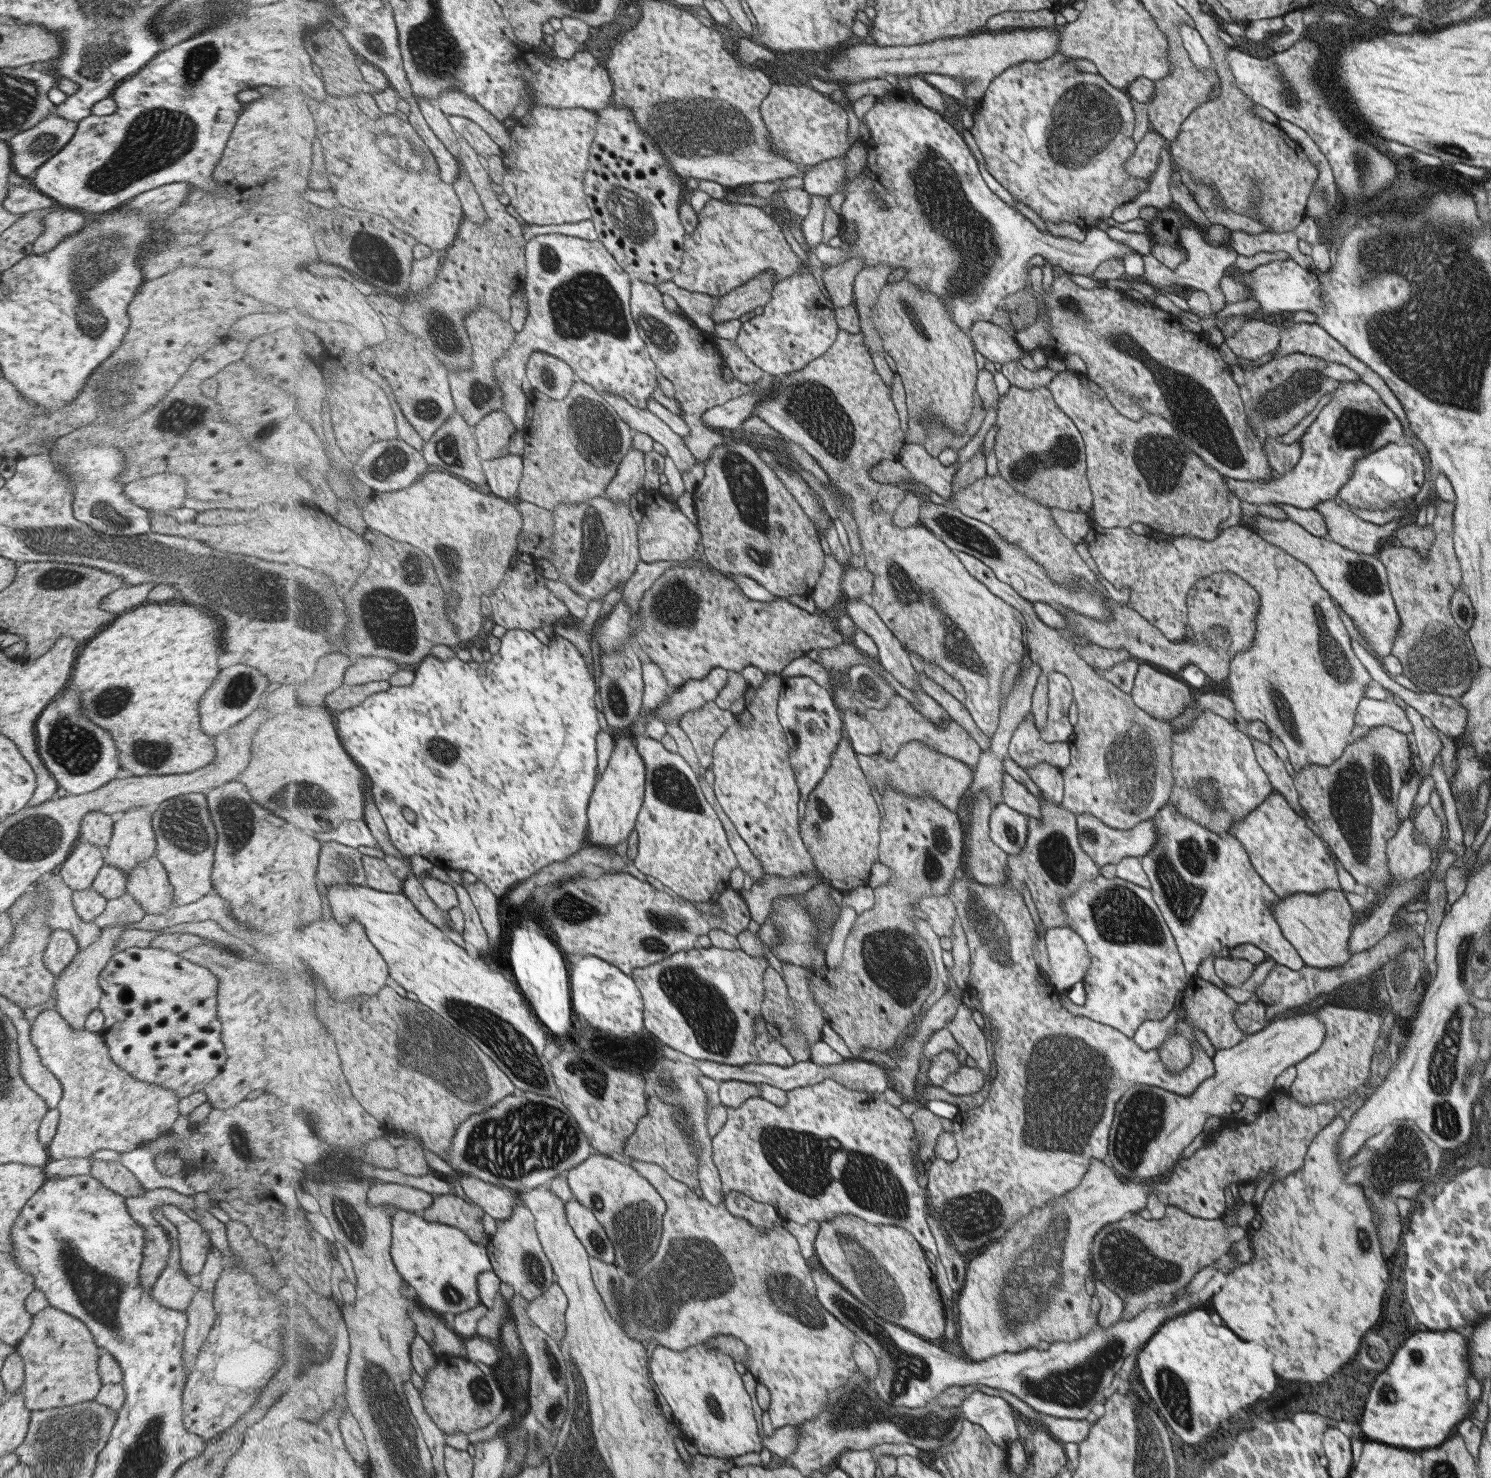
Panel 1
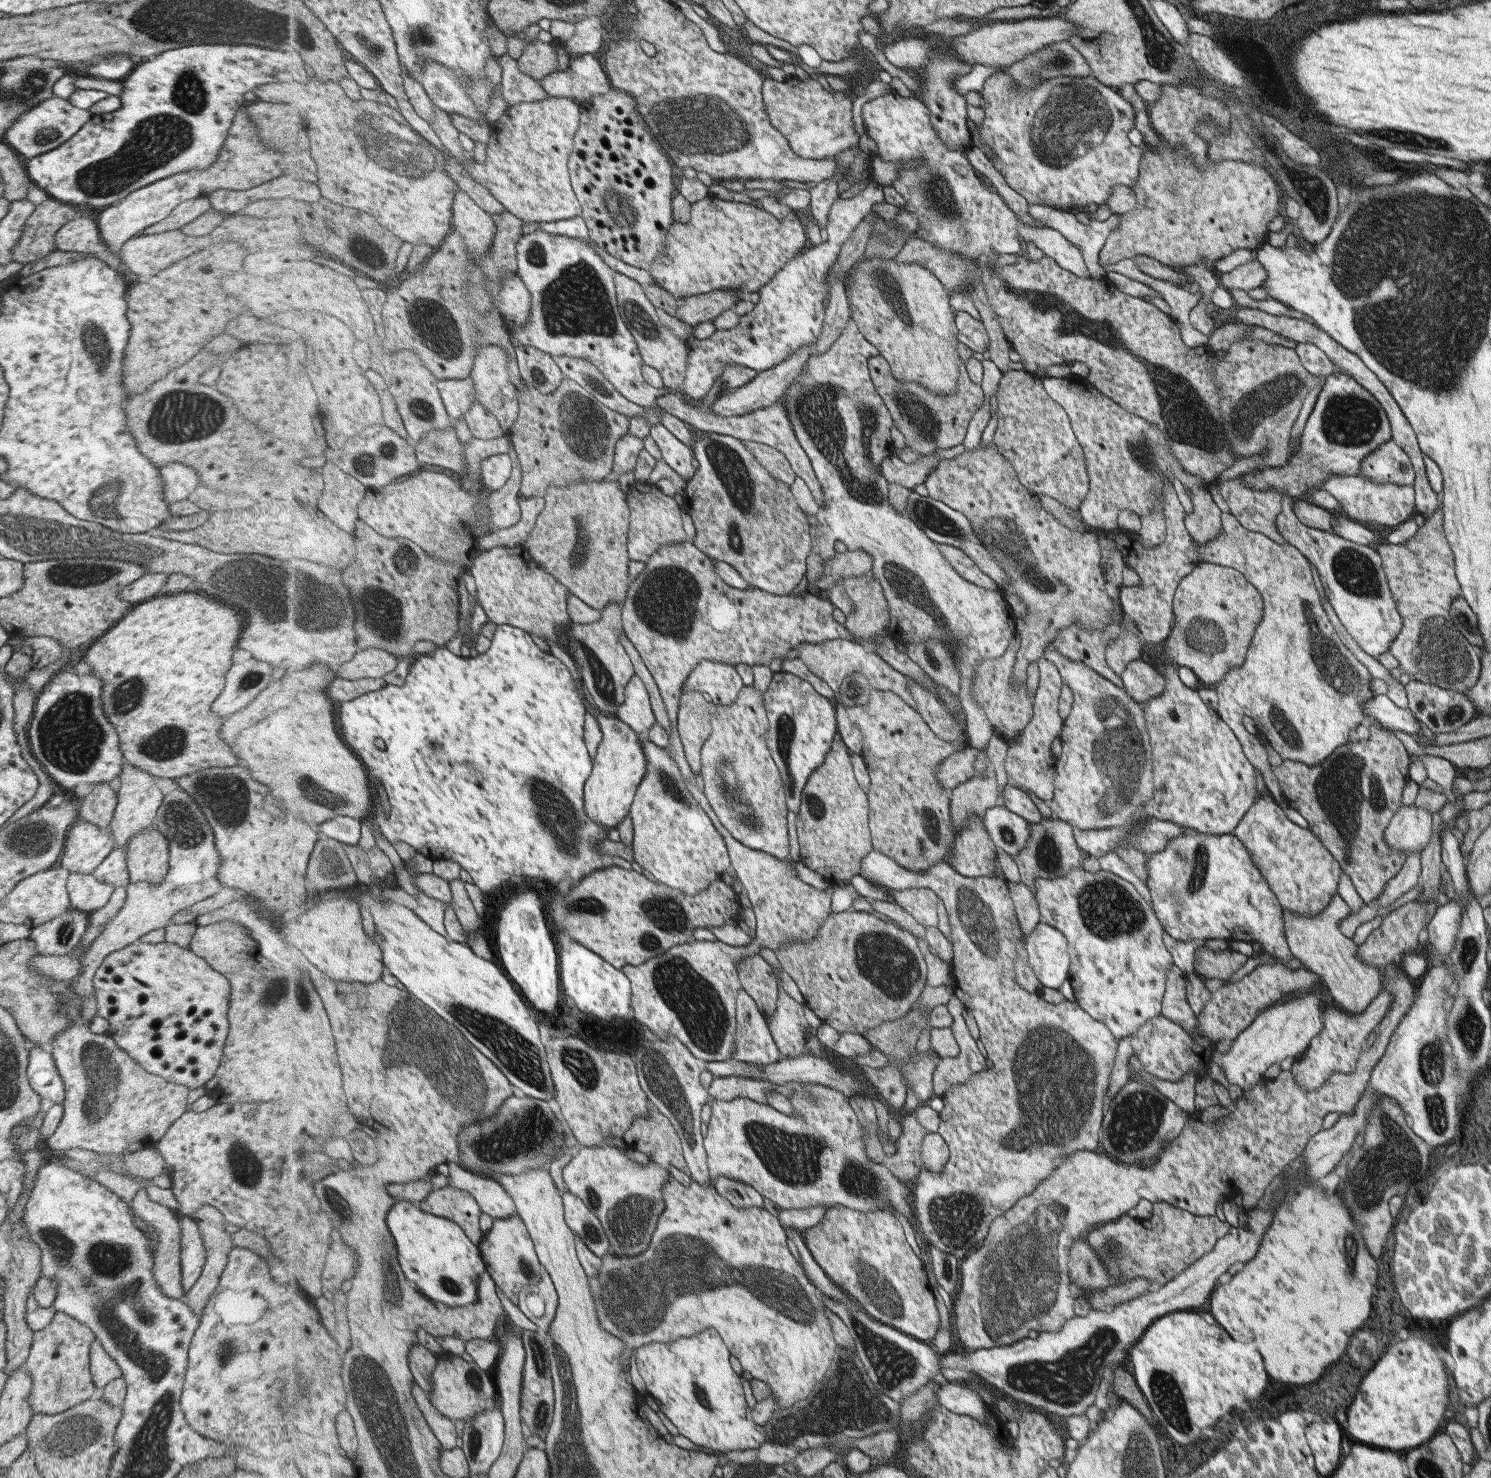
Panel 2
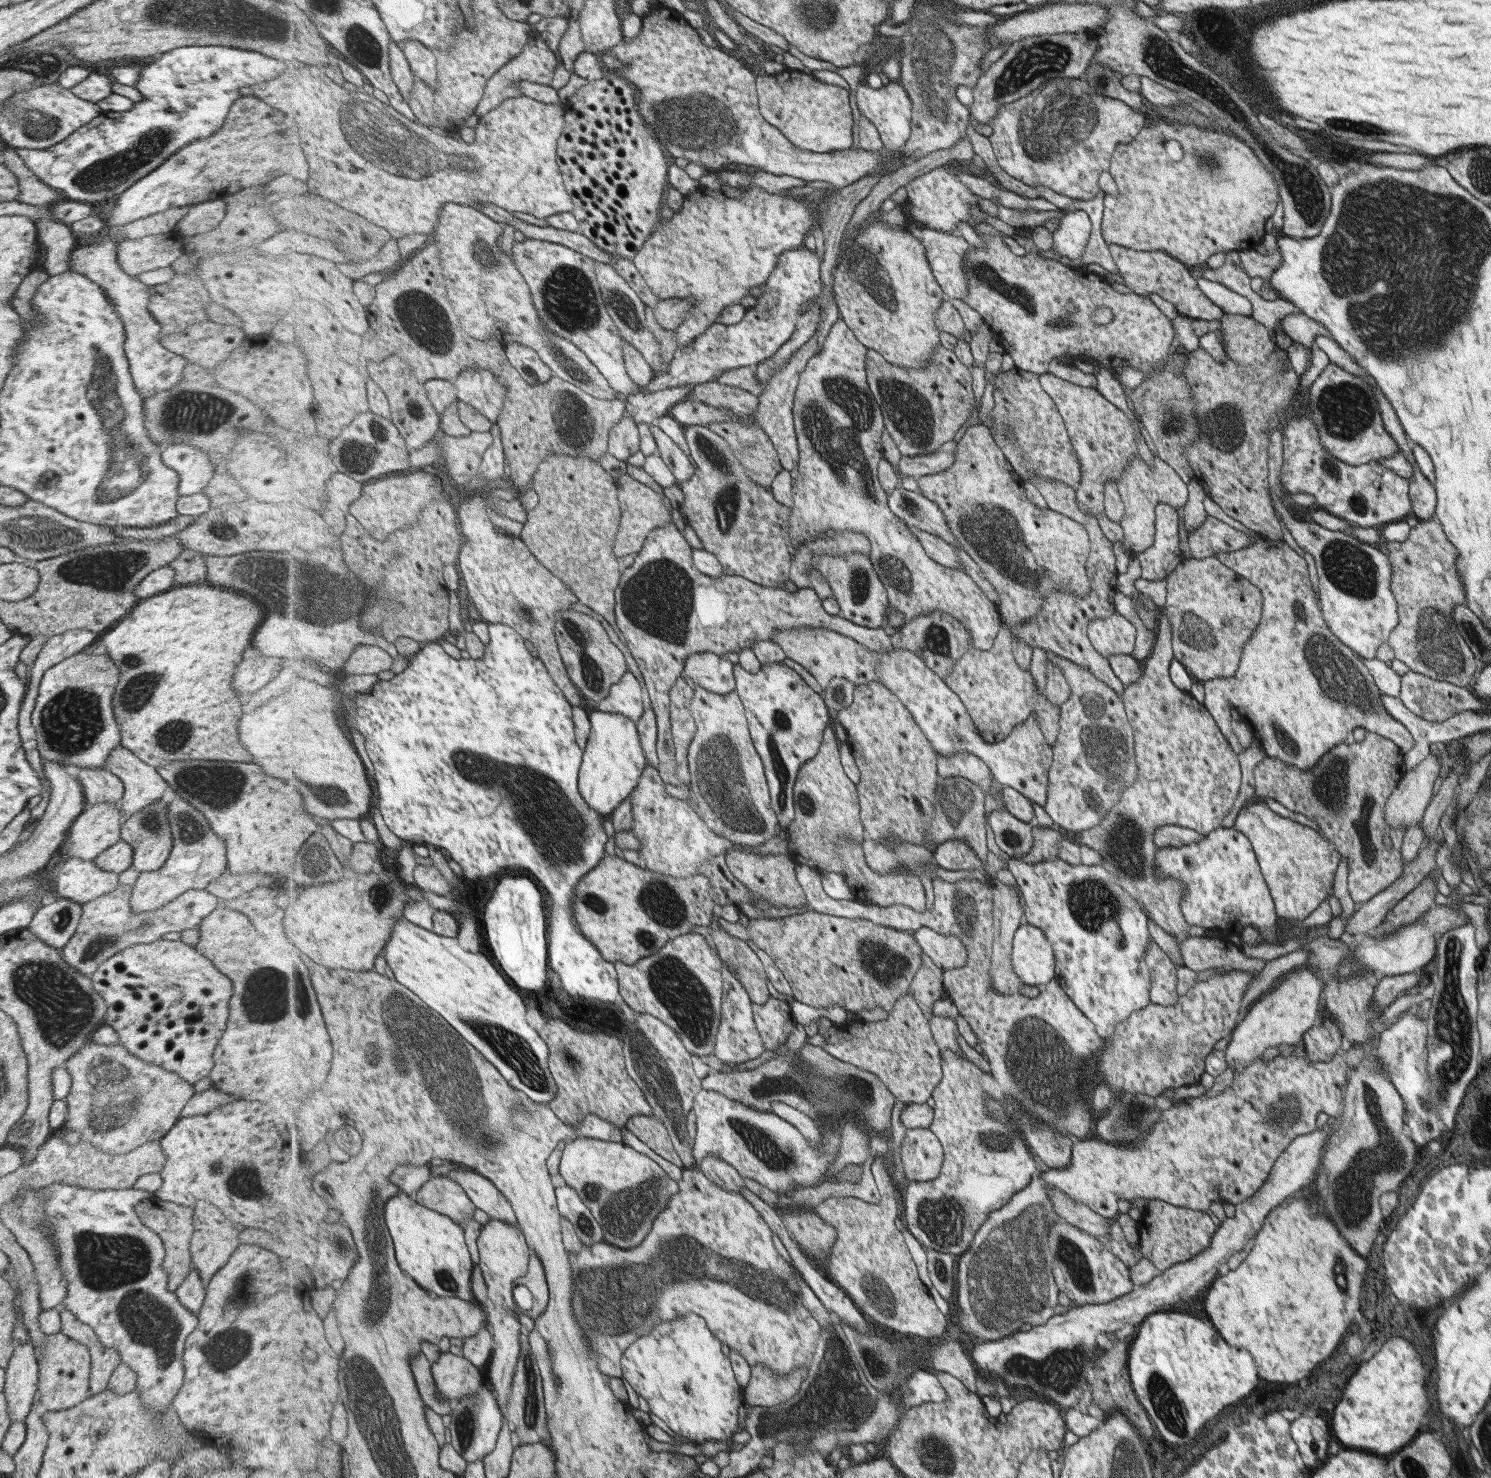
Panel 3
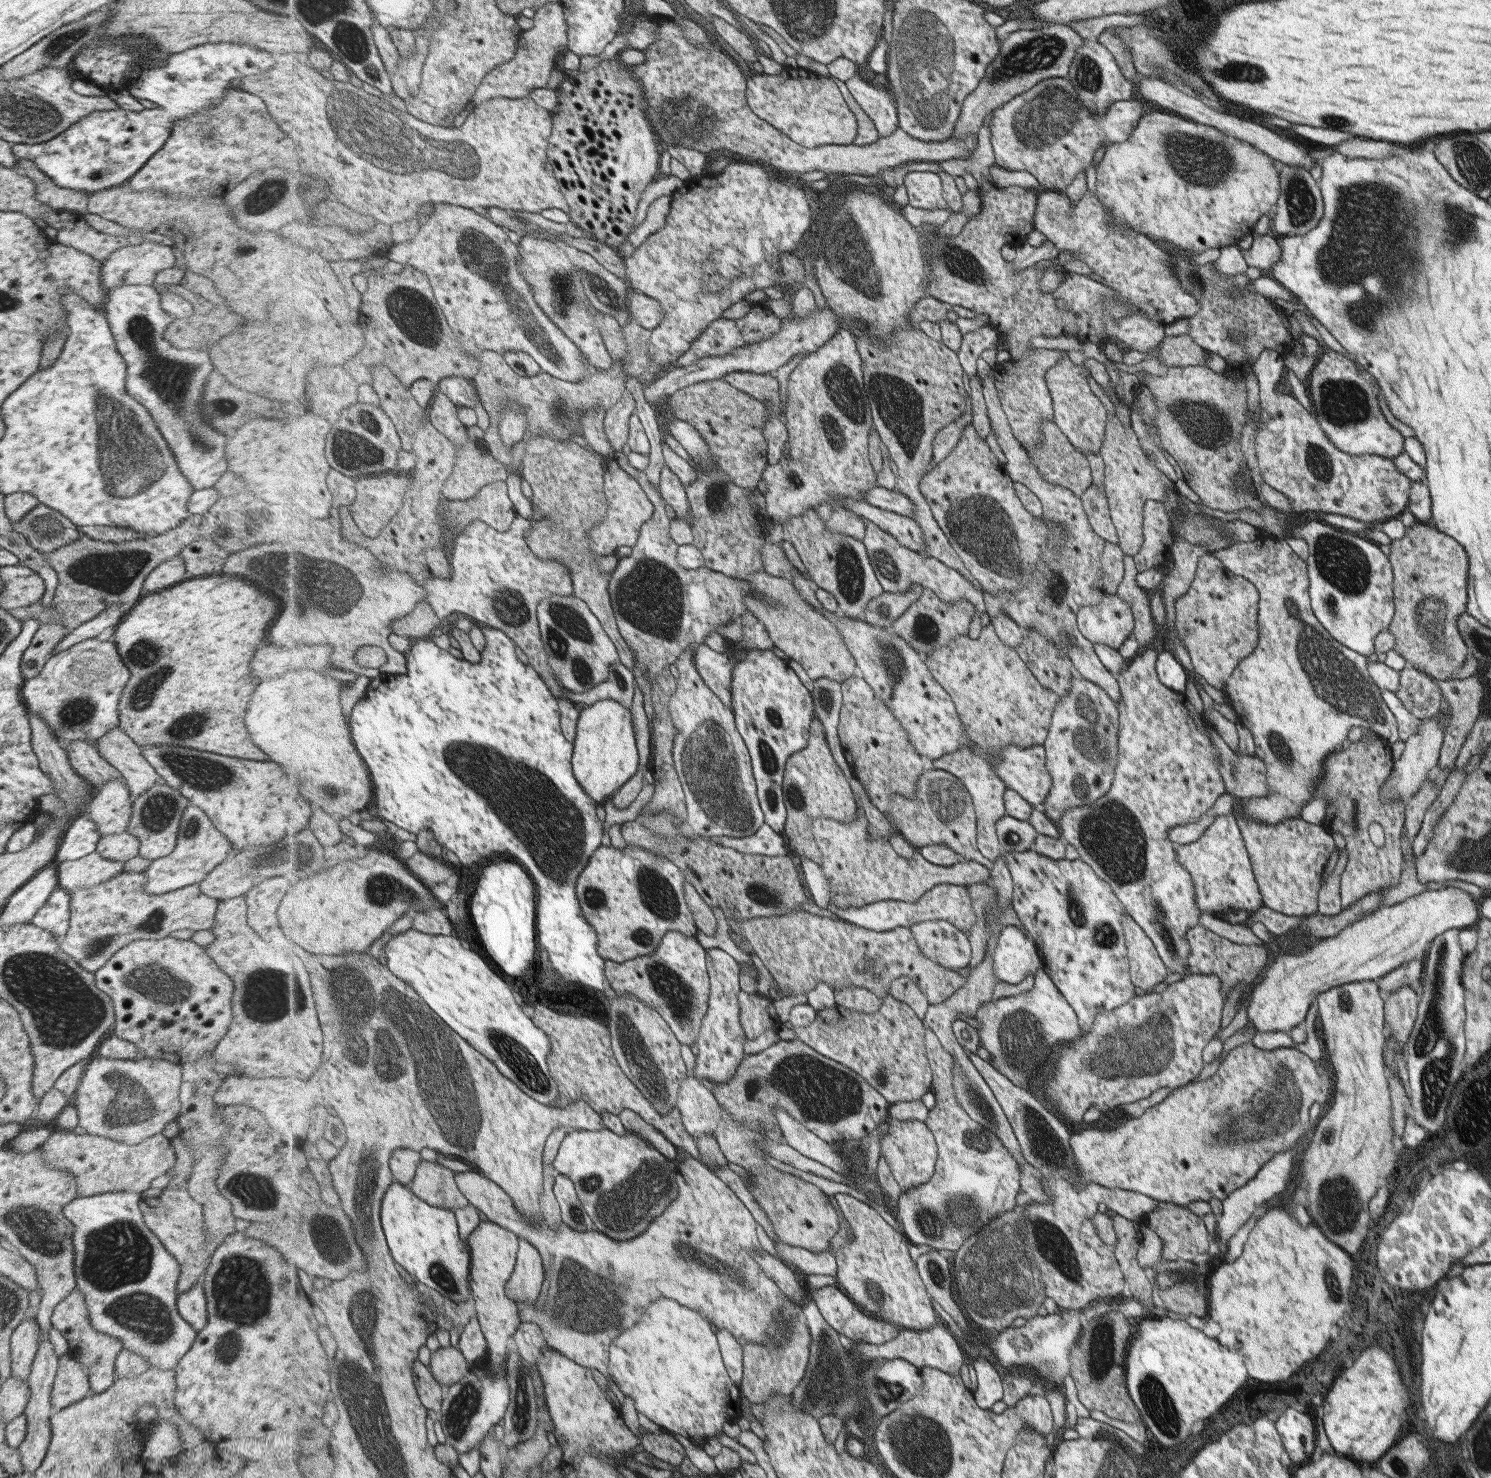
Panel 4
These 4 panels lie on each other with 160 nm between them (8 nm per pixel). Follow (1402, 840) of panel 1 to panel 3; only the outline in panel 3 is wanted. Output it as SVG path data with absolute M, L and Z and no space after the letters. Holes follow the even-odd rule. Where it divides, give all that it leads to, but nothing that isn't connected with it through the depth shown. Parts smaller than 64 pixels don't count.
M1430 752L1415 769L1411 769L1409 772L1403 770L1401 779L1397 781L1395 789L1393 789L1393 792L1385 801L1384 820L1387 822L1386 826L1390 828L1400 828L1400 826L1403 826L1405 830L1414 824L1419 825L1423 811L1432 797L1433 783L1437 776L1439 776L1439 763L1437 758L1430 754Z

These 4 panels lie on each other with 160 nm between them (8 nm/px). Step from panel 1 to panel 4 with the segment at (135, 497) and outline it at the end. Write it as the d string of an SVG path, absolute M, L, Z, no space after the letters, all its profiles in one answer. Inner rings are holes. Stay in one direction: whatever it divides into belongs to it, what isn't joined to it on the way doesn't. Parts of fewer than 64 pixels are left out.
M117 286L106 291L105 305L102 311L110 324L111 334L114 336L115 346L126 366L124 387L129 396L132 396L139 404L142 404L151 415L152 421L160 431L163 440L168 444L168 449L173 455L177 468L193 486L193 490L209 488L227 470L224 453L225 435L213 432L207 422L201 420L201 414L197 412L199 396L205 384L205 376L211 372L211 362L207 352L193 352L193 350L177 350L169 346L161 338L163 328L173 318L163 312L160 306L159 294L152 286Z

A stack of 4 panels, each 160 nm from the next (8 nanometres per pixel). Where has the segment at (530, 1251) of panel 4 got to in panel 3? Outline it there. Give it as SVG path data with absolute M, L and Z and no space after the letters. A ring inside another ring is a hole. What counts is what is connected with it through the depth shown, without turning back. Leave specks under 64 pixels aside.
M532 1253L529 1271L527 1276L517 1280L518 1284L526 1286L533 1296L533 1306L527 1314L537 1319L548 1309L550 1301L550 1286L546 1277L541 1259L536 1253Z

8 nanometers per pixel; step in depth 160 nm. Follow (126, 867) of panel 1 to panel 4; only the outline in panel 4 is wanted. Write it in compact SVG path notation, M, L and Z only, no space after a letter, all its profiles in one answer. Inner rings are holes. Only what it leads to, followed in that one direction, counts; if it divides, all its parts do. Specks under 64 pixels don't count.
M119 726L101 735L95 746L101 759L119 772L131 797L135 798L150 791L157 783L159 777L155 769L143 759L140 748L119 729Z

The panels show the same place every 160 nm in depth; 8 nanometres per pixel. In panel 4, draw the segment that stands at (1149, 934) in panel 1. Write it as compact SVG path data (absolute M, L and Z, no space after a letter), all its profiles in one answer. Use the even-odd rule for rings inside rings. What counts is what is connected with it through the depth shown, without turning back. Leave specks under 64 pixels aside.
M1032 849L1024 852L1004 852L1002 858L1013 883L1011 907L1038 949L1043 962L1041 970L1047 972L1047 976L1055 976L1055 984L1059 984L1058 992L1063 992L1063 996L1071 1000L1070 1007L1075 1008L1074 1012L1079 1012L1083 1028L1089 1031L1096 1015L1099 1016L1101 1011L1114 1010L1136 996L1136 986L1131 982L1123 932L1126 911L1108 882L1080 859L1050 860L1036 854Z

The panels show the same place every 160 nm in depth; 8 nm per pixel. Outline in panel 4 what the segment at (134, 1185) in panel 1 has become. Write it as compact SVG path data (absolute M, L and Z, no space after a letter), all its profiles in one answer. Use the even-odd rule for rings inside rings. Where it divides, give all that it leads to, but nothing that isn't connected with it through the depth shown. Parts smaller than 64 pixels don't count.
M185 1182L177 1188L164 1187L158 1196L141 1198L138 1206L147 1229L155 1235L179 1266L176 1292L185 1292L196 1283L197 1276L203 1273L205 1260L210 1257L206 1249L207 1236L209 1235L207 1235L203 1221L203 1209L189 1197Z

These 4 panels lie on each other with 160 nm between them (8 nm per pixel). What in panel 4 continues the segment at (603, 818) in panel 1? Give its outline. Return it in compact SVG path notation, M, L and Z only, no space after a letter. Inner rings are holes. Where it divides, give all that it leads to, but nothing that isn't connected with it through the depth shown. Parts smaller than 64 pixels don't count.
M600 700L581 709L577 723L577 739L573 742L574 776L598 804L619 792L642 768L637 733L631 709L617 700Z

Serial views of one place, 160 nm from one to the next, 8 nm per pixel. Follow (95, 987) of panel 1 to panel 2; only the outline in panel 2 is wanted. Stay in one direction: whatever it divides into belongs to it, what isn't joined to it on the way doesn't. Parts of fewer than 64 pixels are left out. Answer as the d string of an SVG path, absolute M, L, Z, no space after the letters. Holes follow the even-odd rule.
M175 789L163 796L154 816L153 827L167 840L168 869L161 882L135 882L126 885L126 899L113 918L101 932L88 944L80 956L79 972L70 979L68 986L79 995L83 1002L80 1006L82 1022L88 1024L96 1014L96 1000L93 994L92 978L103 959L113 951L128 944L138 942L144 934L164 928L171 922L176 912L215 894L221 887L217 880L219 854L214 846L214 836L198 804L181 789Z

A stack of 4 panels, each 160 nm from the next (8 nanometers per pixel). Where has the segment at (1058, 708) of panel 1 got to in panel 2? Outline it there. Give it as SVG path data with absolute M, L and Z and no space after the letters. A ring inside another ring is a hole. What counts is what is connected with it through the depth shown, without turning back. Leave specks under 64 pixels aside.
M1042 656L1035 663L1038 666L1039 682L1032 700L1034 716L1027 727L1018 734L1017 741L1013 745L1008 744L1003 766L1007 774L1007 784L1049 802L1053 795L1054 762L1056 760L1051 755L1051 746L1053 740L1058 738L1062 726L1062 720L1057 713L1057 698L1059 698L1062 678L1056 666Z

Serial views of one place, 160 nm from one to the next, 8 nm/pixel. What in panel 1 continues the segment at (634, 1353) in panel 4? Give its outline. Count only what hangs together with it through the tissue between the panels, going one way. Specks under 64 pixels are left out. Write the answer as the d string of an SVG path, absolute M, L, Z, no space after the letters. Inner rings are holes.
M707 1344L683 1351L658 1345L652 1352L651 1372L661 1397L667 1400L668 1407L671 1404L679 1426L701 1454L732 1459L767 1448L785 1459L801 1446L802 1434L795 1425L783 1426L771 1437L761 1436L751 1396L731 1355Z

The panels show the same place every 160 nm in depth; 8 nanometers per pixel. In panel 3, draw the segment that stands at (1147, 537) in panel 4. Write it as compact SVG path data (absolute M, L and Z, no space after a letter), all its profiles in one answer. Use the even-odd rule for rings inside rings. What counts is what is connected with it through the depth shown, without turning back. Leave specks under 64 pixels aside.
M1159 503L1155 505L1153 514L1153 542L1144 552L1136 553L1140 577L1145 580L1169 579L1183 559L1177 547L1176 508Z

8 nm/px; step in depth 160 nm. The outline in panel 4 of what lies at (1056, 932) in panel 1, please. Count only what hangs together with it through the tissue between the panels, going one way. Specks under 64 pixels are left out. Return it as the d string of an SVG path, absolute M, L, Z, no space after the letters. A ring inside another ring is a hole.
M1011 925L999 931L995 948L987 956L993 959L994 975L1007 984L1017 984L1043 967L1034 941Z

